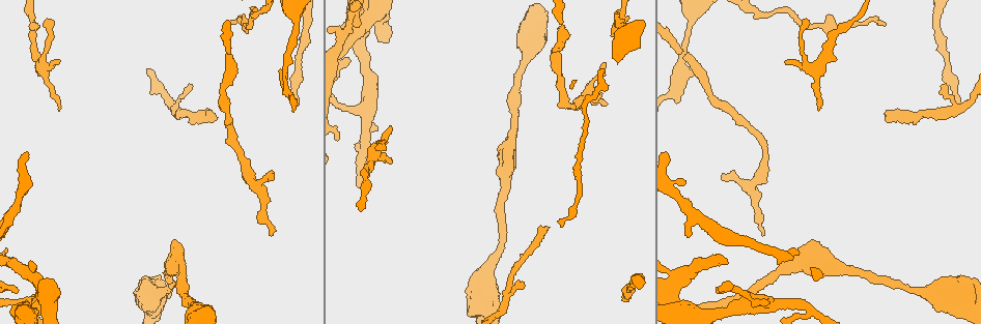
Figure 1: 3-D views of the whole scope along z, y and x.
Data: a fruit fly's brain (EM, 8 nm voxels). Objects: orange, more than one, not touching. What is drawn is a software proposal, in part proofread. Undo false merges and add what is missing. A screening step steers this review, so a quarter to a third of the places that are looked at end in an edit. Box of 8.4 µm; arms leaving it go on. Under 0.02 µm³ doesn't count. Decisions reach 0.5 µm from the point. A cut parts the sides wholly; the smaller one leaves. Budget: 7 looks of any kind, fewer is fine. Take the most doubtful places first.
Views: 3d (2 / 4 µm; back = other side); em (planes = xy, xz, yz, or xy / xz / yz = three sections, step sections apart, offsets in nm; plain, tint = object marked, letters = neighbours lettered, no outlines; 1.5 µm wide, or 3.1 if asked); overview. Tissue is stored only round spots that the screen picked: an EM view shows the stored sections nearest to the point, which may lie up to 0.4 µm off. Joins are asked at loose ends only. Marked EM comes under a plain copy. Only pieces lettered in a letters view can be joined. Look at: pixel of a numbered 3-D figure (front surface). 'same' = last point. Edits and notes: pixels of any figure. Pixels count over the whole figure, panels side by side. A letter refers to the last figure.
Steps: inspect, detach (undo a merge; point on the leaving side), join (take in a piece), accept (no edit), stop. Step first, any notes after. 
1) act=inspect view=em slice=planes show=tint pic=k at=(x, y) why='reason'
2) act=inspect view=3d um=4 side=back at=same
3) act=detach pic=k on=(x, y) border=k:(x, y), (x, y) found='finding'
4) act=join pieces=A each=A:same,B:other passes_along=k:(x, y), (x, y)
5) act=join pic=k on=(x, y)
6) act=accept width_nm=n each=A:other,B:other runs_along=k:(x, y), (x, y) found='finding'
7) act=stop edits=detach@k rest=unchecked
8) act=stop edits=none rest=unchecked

act=inspect view=3d um=2 pic=1 at=(786, 63) why='free end'

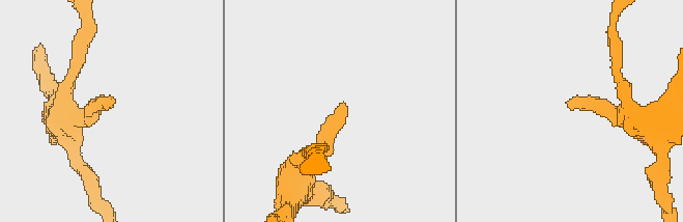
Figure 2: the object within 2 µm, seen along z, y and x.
act=inspect view=em slice=yz step=8 show=letters pic=2 at=(567, 105)

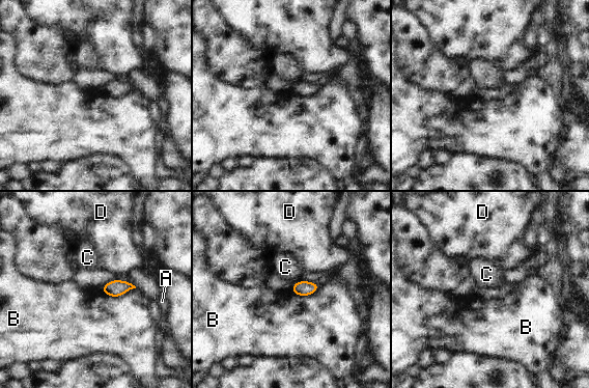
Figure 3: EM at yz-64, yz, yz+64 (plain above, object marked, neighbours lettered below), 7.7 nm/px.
act=accept width_nm=110 each=A:other,B:other,C:other,D:other border=3:(136, 287), (114, 297), (100, 290) found='no lettered piece goes on from it'

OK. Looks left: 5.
act=inspect view=em slice=xz step=8 show=tint pic=1 at=(547, 229) why='an open end'

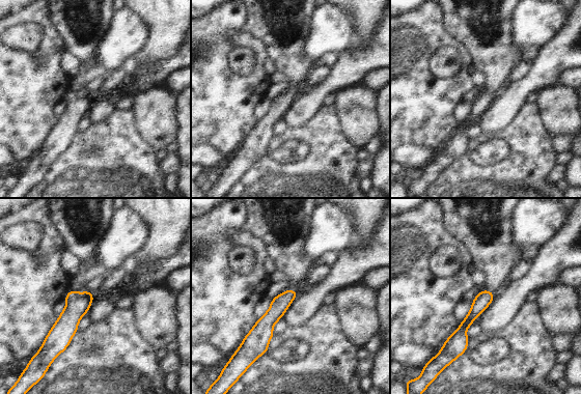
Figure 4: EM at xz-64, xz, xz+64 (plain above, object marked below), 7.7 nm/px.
act=inspect view=em slice=planes show=letters at=same why='another direction'

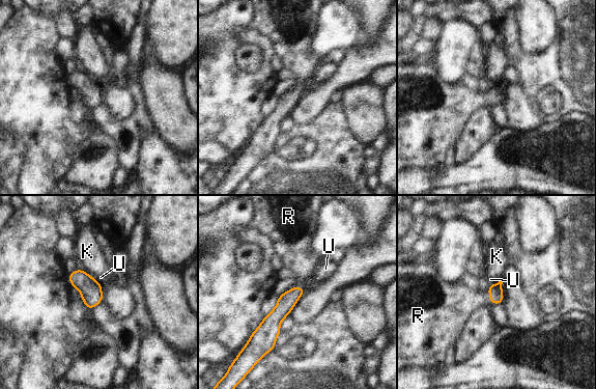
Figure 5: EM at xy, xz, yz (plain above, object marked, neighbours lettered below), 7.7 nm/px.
act=join pieces=R each=K:other,R:same,U:other passes_along=5:(495, 292), (489, 296), (458, 302) found='the neuron continues'

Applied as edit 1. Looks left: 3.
act=stop edits=join@5 rest=unchecked

